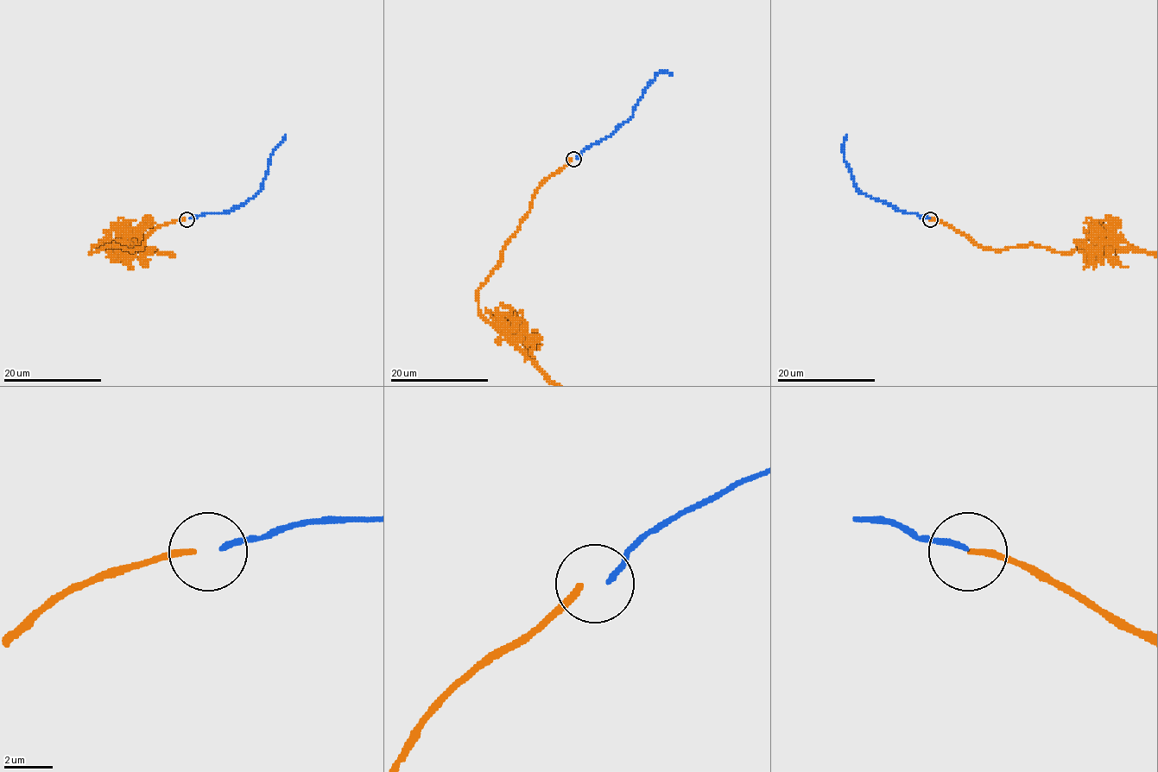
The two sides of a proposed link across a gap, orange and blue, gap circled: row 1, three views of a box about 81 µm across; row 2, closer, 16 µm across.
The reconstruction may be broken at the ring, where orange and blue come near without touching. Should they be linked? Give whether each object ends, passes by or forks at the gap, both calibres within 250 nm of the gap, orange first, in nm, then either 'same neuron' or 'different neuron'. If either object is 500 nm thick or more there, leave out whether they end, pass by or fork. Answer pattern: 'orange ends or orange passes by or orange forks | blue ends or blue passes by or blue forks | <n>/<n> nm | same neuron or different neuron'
orange ends | blue ends | 240/220 nm | different neuron

